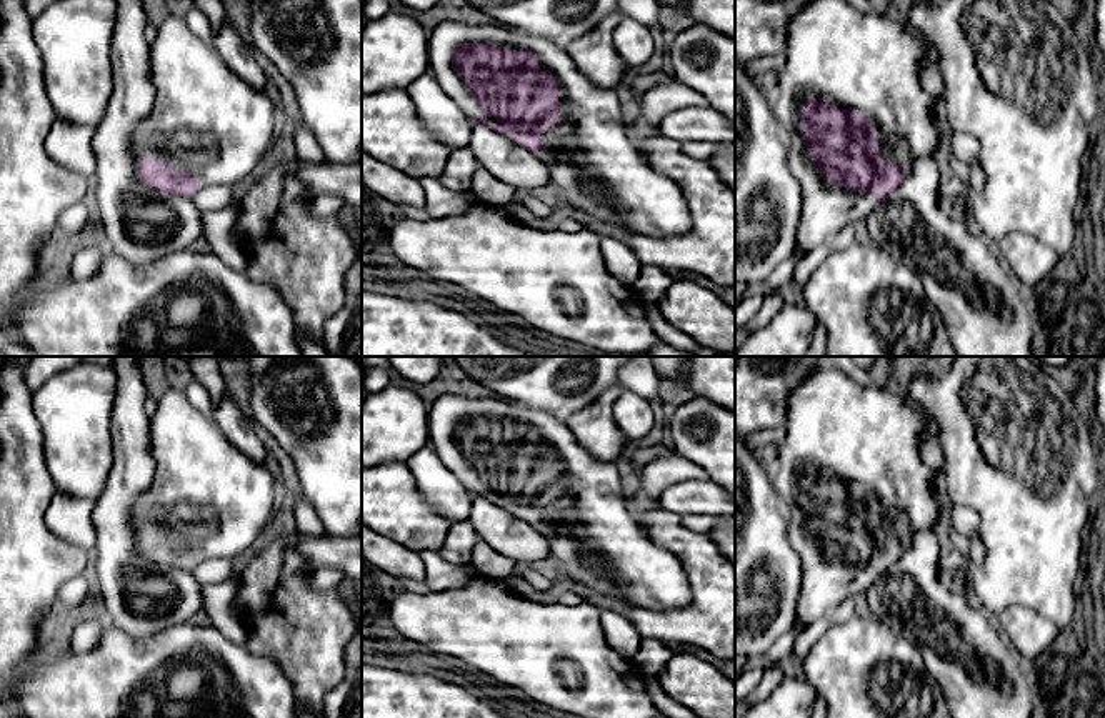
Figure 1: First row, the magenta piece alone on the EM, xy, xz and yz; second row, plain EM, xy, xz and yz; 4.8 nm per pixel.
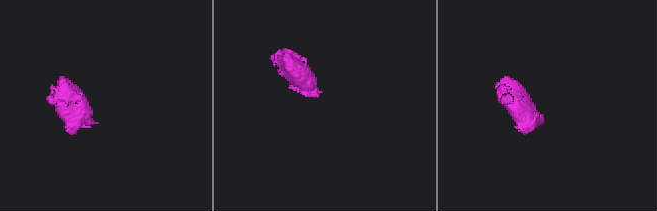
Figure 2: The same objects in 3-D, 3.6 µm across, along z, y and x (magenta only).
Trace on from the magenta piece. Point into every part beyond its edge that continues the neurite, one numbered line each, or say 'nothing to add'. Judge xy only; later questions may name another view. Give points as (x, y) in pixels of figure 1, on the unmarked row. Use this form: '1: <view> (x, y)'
1: xy (209, 495)

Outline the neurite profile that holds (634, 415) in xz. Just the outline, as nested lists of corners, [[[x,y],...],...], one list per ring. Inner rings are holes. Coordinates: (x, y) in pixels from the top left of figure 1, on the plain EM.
[[[628,390],[613,405],[613,420],[632,441],[643,438],[657,418],[657,406]]]

